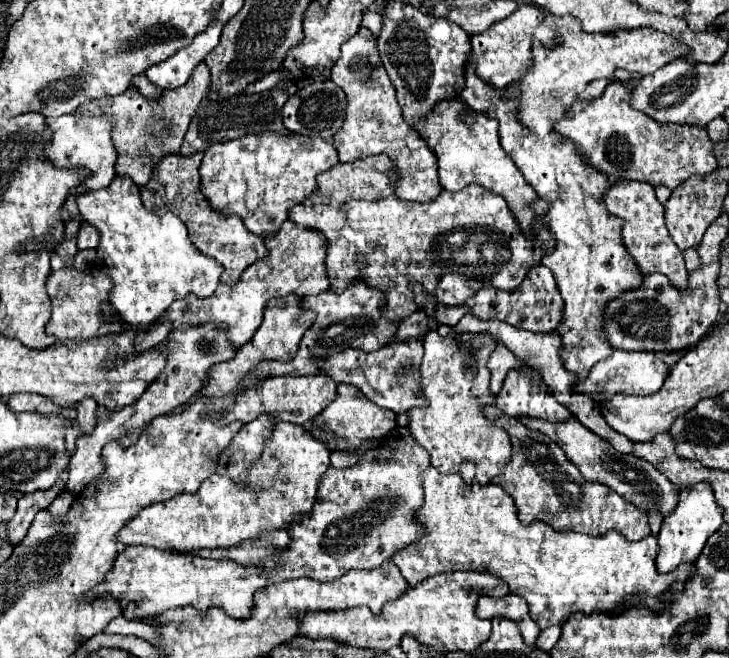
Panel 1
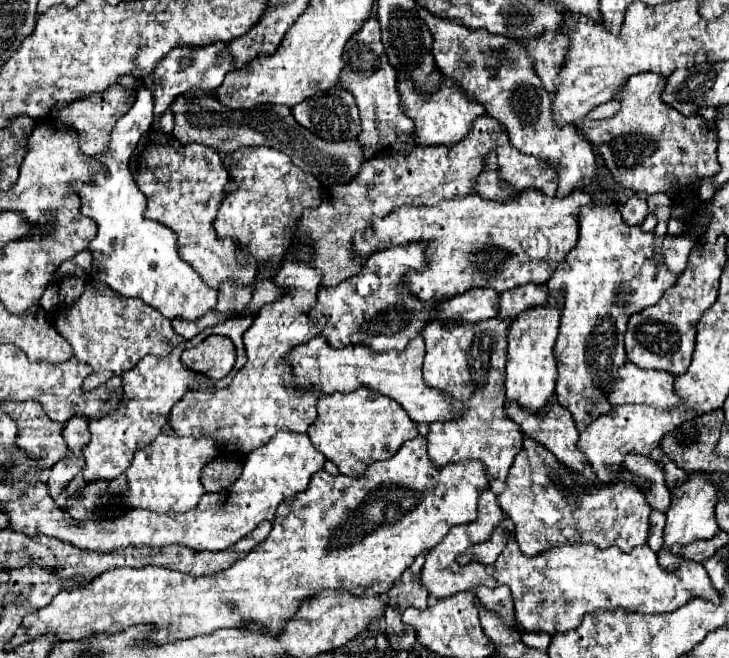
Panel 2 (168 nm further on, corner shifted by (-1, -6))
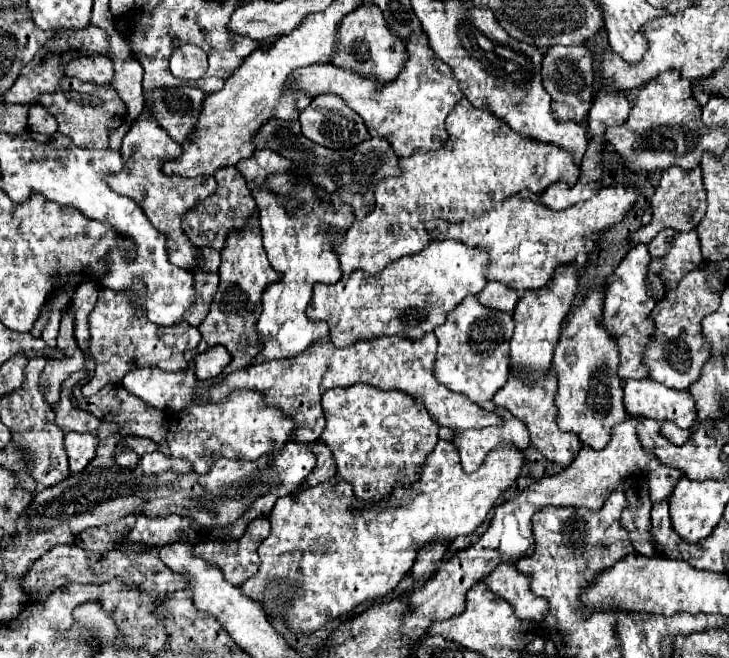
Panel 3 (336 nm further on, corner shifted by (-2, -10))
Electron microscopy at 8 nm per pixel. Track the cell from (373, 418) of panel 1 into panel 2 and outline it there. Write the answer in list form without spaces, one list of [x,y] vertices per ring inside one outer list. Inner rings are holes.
[[[366,386],[350,392],[350,394],[322,394],[318,398],[318,418],[310,426],[308,436],[318,452],[326,456],[326,460],[334,462],[338,470],[346,476],[360,478],[366,472],[370,462],[392,458],[400,446],[418,436],[418,430],[410,416],[398,406],[392,398],[378,394]]]

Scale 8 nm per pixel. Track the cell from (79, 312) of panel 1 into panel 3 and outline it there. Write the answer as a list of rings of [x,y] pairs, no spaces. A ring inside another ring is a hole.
[[[103,288],[99,292],[97,304],[89,314],[89,348],[87,358],[95,362],[93,378],[83,384],[83,396],[91,396],[99,392],[107,384],[119,384],[129,370],[141,366],[159,366],[163,370],[181,370],[187,368],[183,352],[189,348],[197,348],[201,334],[195,326],[187,322],[179,322],[179,326],[155,326],[147,322],[135,306],[127,302],[127,294],[115,294],[115,290]]]

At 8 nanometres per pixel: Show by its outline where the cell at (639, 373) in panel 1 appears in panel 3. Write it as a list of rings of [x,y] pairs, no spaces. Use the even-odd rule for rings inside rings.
[[[651,378],[625,380],[625,410],[627,414],[643,414],[655,420],[673,420],[679,428],[689,428],[695,422],[697,410],[687,390],[667,388]]]

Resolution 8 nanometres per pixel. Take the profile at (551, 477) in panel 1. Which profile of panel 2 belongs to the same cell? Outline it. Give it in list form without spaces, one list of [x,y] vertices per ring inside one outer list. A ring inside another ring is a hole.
[[[524,436],[522,452],[516,456],[514,466],[510,468],[510,474],[506,480],[506,490],[498,496],[498,506],[514,522],[516,542],[524,556],[542,554],[560,544],[594,544],[602,550],[610,548],[610,546],[618,546],[620,550],[630,552],[636,546],[646,544],[648,516],[652,512],[650,504],[646,502],[642,492],[632,482],[616,480],[614,484],[604,486],[602,490],[594,490],[594,488],[582,490],[580,486],[574,484],[572,470],[568,470],[564,464],[560,464],[556,460],[556,456],[552,452],[548,452],[542,444],[538,444],[536,440],[530,440],[526,436]]]

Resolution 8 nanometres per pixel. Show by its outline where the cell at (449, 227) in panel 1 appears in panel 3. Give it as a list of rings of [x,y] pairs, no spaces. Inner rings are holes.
[[[609,186],[601,188],[601,192],[585,202],[565,210],[551,210],[543,204],[513,194],[497,208],[467,216],[463,222],[453,224],[445,220],[429,220],[425,226],[431,240],[455,238],[467,246],[487,250],[487,280],[497,280],[517,292],[525,292],[539,290],[553,278],[559,266],[575,262],[579,254],[589,254],[595,248],[595,238],[599,238],[605,228],[623,220],[635,198],[637,192],[629,186]]]

